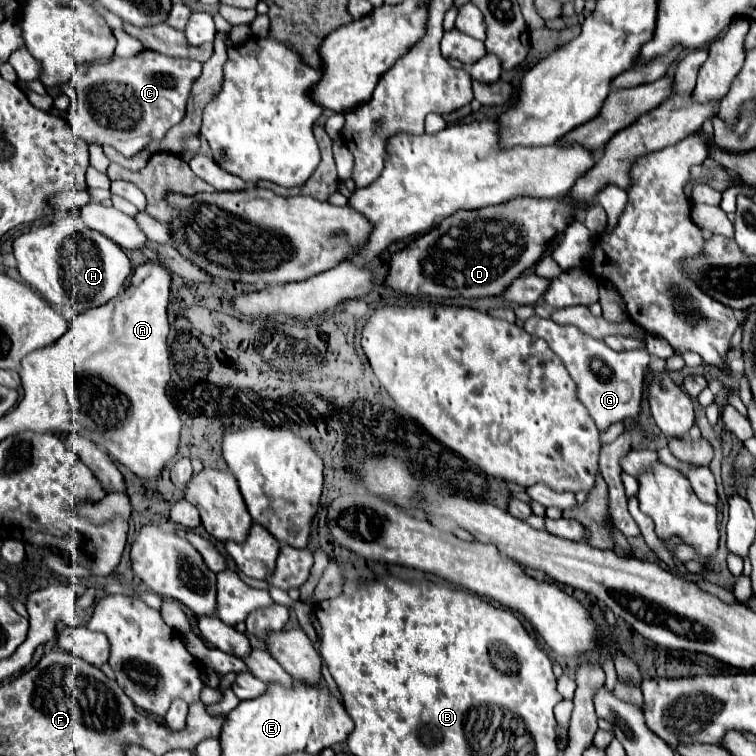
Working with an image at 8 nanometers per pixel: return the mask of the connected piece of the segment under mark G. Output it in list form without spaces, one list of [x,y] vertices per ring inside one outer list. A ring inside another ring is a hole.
[[[538,315],[526,319],[524,329],[528,327],[528,333],[542,337],[548,347],[562,359],[566,365],[570,377],[574,379],[578,387],[578,399],[586,405],[590,411],[590,417],[596,421],[600,431],[606,431],[610,423],[616,421],[634,421],[640,413],[640,401],[642,401],[642,377],[650,363],[650,353],[646,349],[632,349],[632,351],[610,351],[602,341],[588,337],[580,329],[572,325],[556,325],[552,319],[542,319]],[[592,361],[602,361],[606,367],[610,367],[612,375],[602,377],[596,375],[592,369]]]

